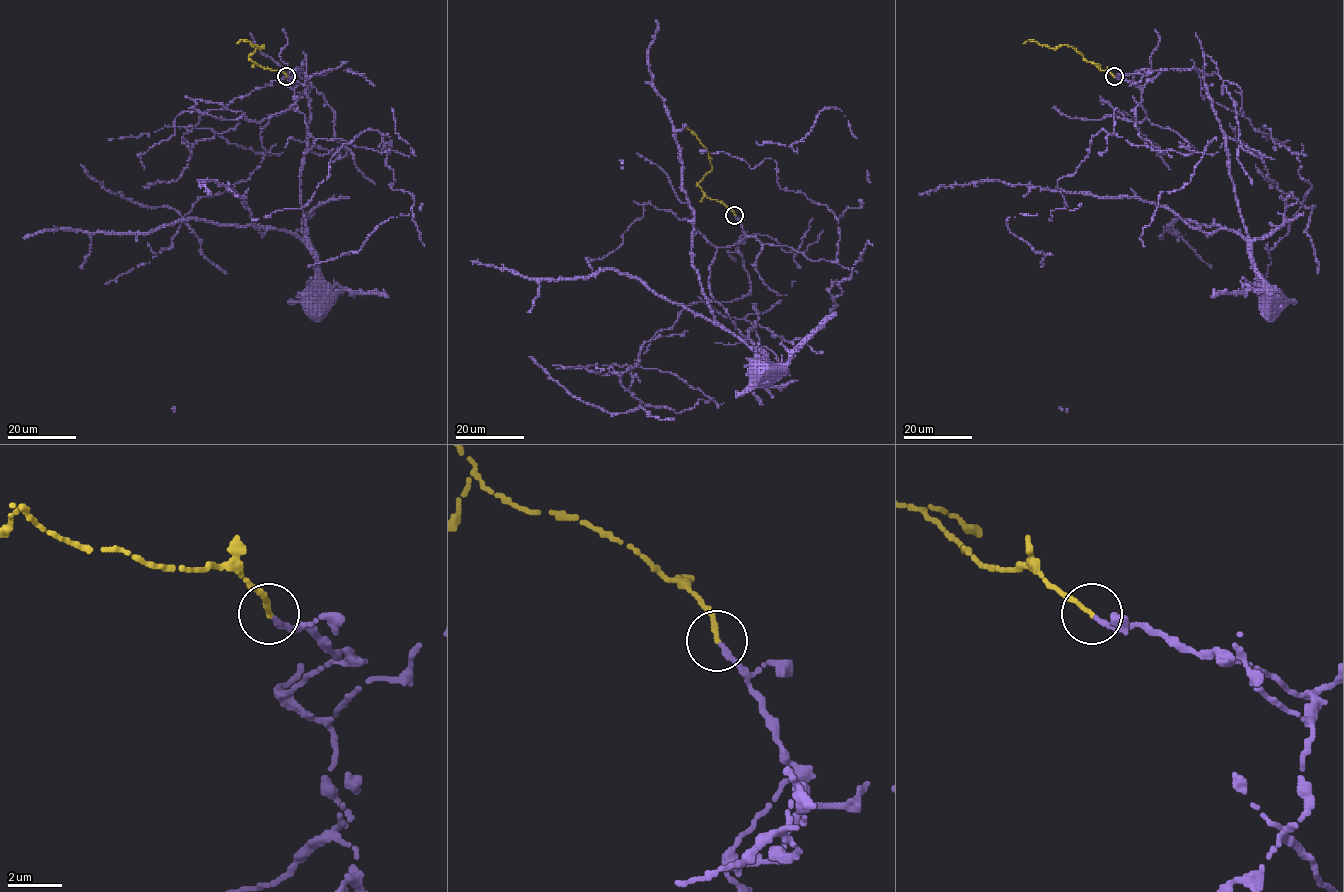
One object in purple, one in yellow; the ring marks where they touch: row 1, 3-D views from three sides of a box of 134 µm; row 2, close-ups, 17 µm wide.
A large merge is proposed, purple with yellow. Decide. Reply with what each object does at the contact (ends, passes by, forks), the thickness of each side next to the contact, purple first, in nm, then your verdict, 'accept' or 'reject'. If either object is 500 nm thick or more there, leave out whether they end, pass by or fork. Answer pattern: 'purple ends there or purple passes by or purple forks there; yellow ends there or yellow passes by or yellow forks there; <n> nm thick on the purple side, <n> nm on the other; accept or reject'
purple ends there; yellow ends there; 220 nm thick on the purple side, 180 nm on the other; accept

